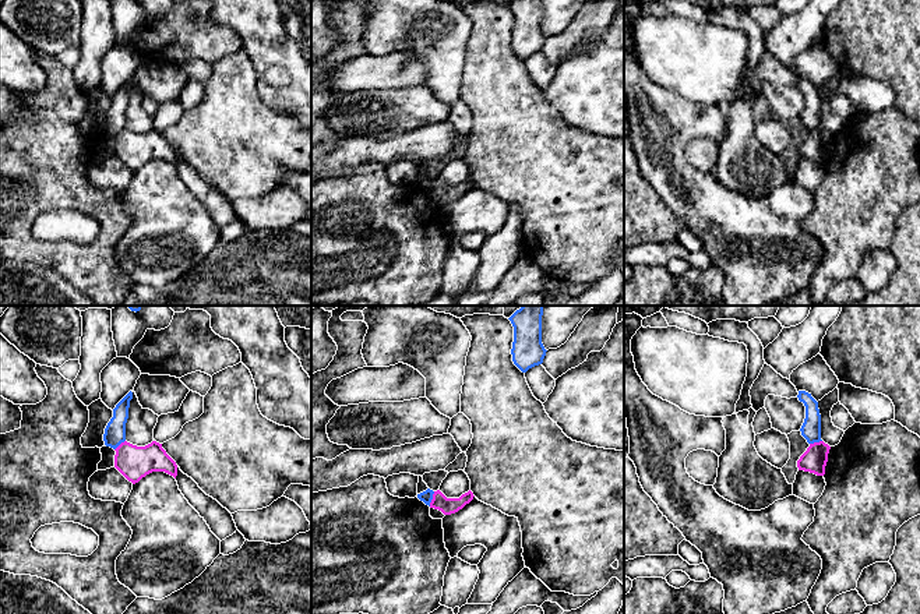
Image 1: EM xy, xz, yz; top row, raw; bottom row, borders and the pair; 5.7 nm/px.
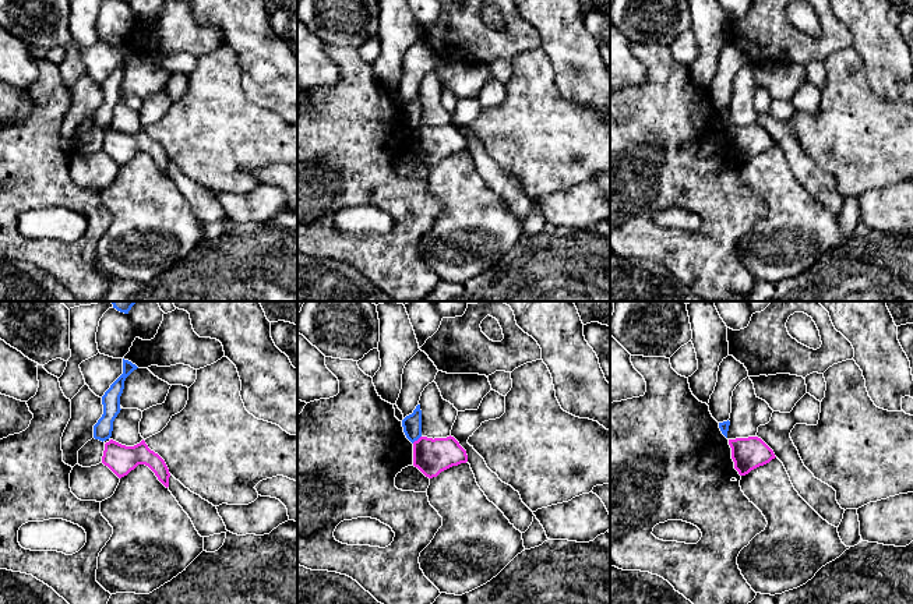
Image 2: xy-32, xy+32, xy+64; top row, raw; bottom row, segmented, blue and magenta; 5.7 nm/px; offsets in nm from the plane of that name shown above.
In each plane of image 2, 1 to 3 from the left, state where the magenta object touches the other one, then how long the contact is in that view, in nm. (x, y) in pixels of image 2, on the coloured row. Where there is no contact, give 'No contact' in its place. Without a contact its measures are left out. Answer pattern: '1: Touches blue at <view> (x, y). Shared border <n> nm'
1: No contact
2: Touches blue at xy+32 (416, 440). Shared border 70 nm
3: No contact

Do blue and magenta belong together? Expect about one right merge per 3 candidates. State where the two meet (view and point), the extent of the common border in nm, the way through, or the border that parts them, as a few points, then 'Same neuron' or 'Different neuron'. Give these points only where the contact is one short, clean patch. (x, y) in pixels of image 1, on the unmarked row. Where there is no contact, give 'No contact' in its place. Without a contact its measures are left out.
Touches blue at xz (432, 186). Shared border 90 nm. Boundary: xz (434, 179), (429, 193). Different neuron

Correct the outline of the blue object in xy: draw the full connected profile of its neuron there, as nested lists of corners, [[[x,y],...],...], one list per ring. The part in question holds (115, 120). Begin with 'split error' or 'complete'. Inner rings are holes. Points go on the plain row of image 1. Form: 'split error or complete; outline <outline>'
complete; outline [[[130,78],[113,96],[113,105],[107,110],[103,121],[106,134],[116,137],[121,130],[126,128],[126,110],[128,106],[131,87],[133,80]]]

